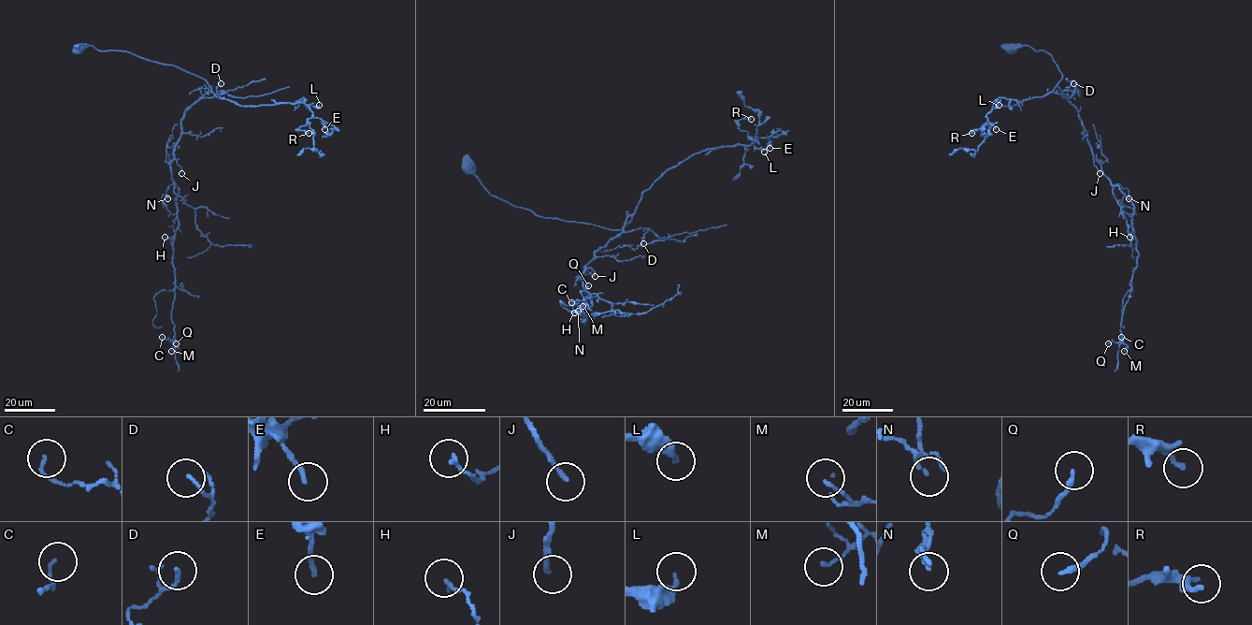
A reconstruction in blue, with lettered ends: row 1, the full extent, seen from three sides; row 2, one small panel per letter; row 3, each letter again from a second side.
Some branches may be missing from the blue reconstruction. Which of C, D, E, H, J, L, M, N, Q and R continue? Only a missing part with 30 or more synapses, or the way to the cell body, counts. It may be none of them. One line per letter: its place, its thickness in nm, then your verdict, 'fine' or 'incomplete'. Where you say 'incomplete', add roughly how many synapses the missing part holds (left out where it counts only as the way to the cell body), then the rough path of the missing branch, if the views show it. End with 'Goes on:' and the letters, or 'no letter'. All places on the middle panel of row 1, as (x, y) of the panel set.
C: (571, 302) | 110 nm | fine
D: (643, 243) | 130 nm | fine
E: (769, 148) | 160 nm | fine
H: (574, 312) | 170 nm | fine
J: (595, 276) | 170 nm | incomplete | 35 syn | (595, 276), (612, 277), (626, 265)
L: (764, 152) | 170 nm | fine
M: (582, 306) | 110 nm | fine
N: (578, 311) | 120 nm | fine
Q: (588, 285) | 190 nm | fine
R: (751, 119) | 200 nm | fine
Goes on: J

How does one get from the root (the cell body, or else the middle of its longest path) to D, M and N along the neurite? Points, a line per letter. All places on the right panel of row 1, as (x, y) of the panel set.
D: (1011, 49), (1029, 46), (1052, 57), (1062, 78), (1051, 92), (1064, 97), (1064, 91), (1075, 91), (1073, 83)
M: (1011, 49), (1052, 57), (1062, 78), (1051, 92), (1076, 109), (1093, 157), (1133, 207), (1124, 351)
N: (1011, 49), (1052, 57), (1062, 78), (1051, 92), (1076, 109), (1093, 157), (1129, 198)

